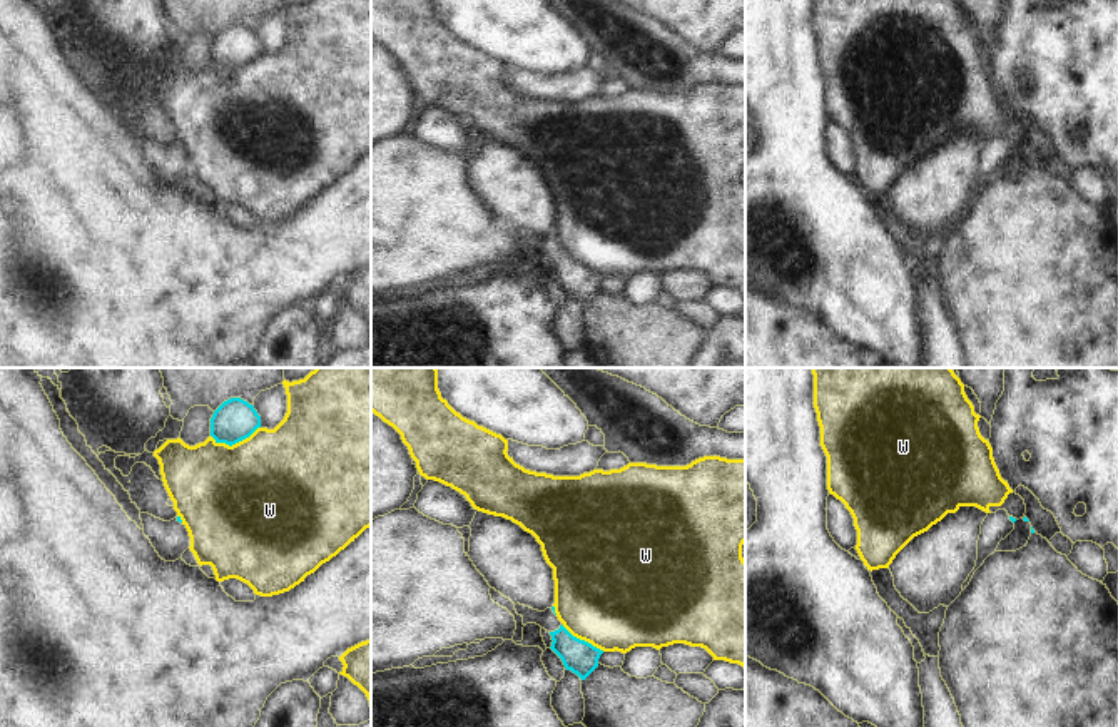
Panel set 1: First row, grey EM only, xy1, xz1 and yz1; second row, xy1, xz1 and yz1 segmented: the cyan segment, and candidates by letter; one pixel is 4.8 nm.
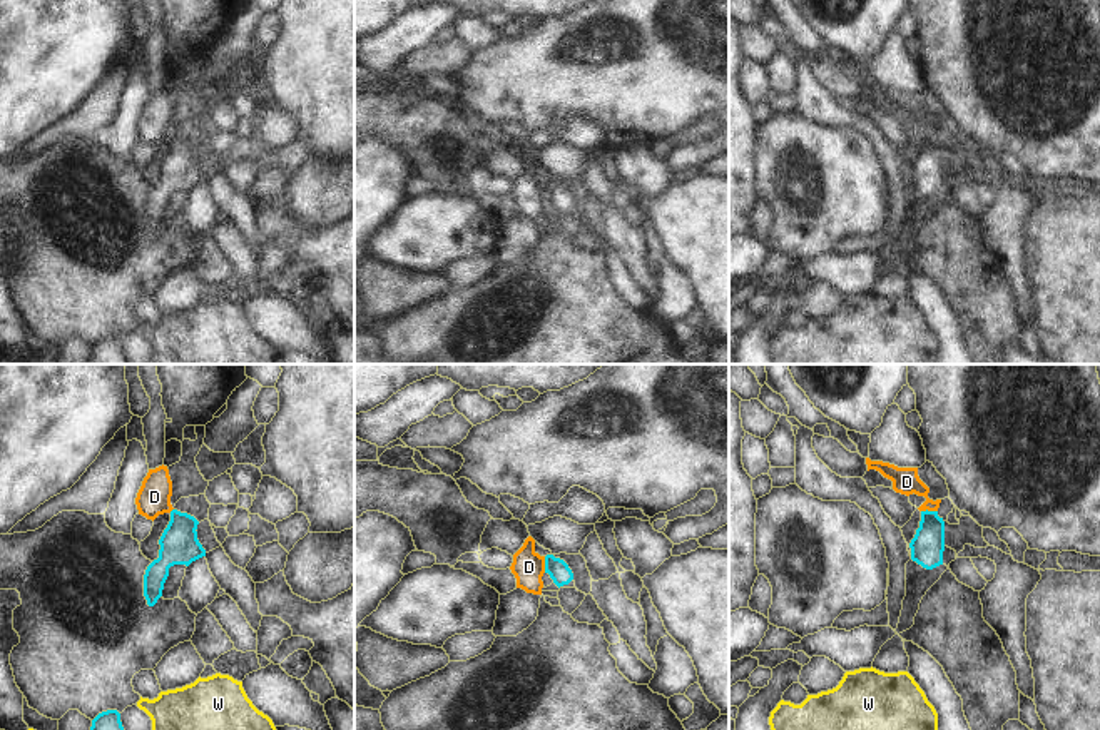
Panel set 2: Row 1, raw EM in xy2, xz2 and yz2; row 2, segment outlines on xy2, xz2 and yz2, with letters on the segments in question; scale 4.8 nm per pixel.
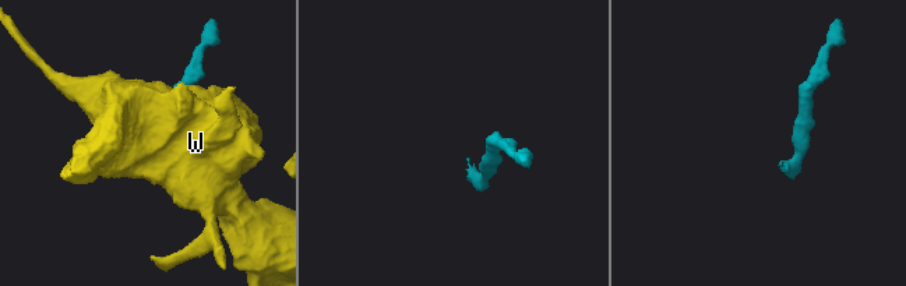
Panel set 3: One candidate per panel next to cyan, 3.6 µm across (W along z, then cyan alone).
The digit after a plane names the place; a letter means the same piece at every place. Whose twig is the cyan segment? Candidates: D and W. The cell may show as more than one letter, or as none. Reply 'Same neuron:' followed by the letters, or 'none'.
Same neuron: none.

